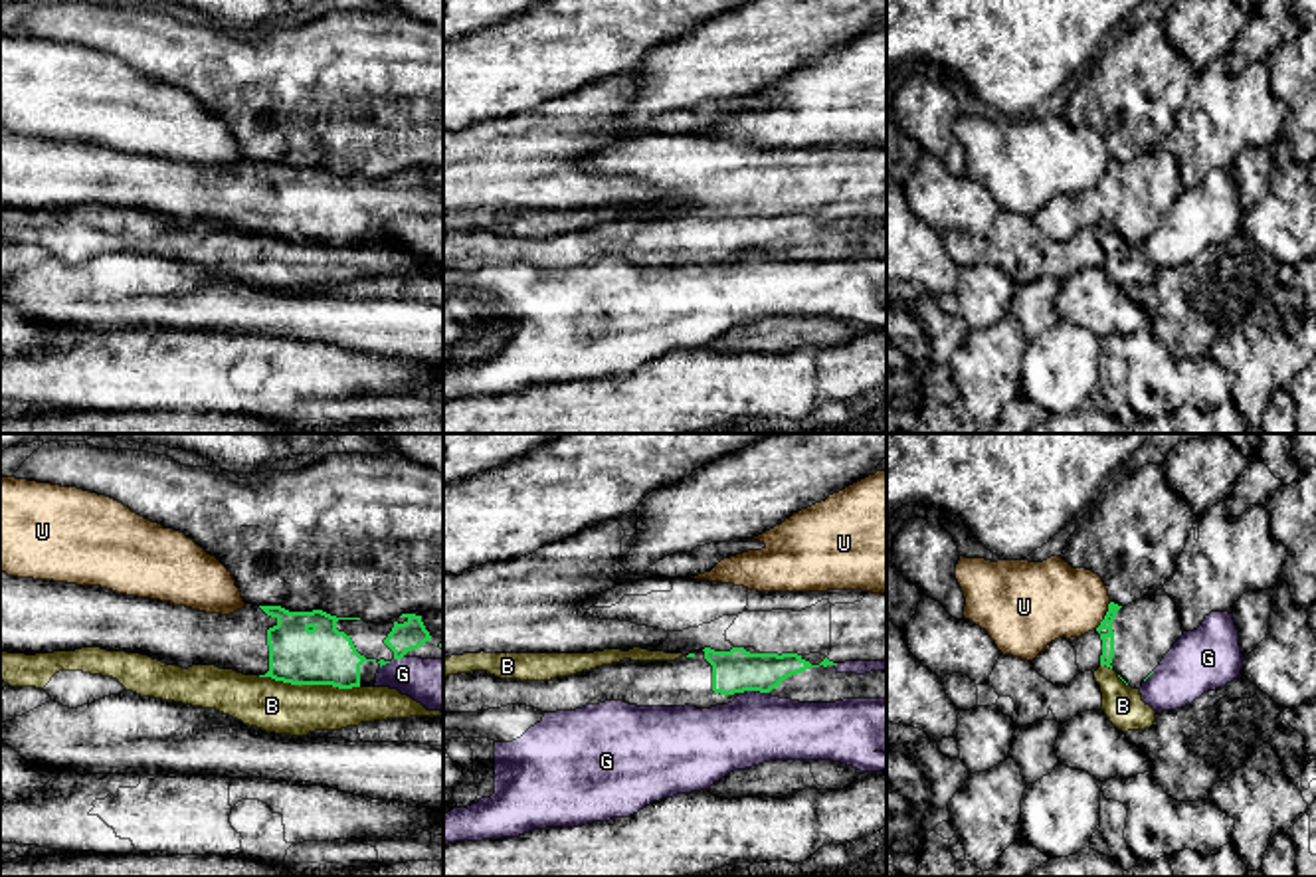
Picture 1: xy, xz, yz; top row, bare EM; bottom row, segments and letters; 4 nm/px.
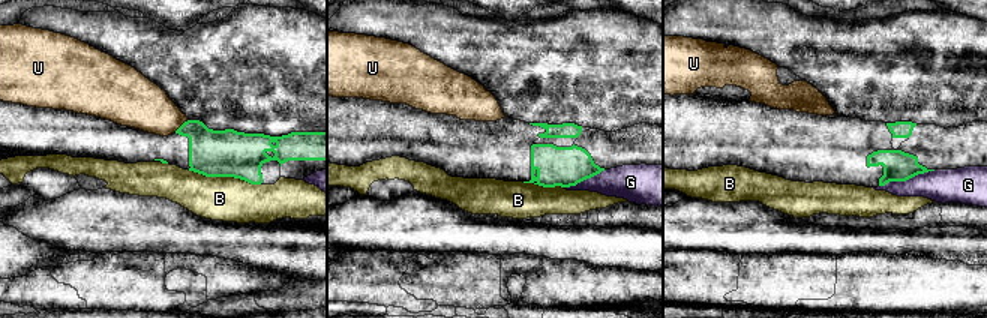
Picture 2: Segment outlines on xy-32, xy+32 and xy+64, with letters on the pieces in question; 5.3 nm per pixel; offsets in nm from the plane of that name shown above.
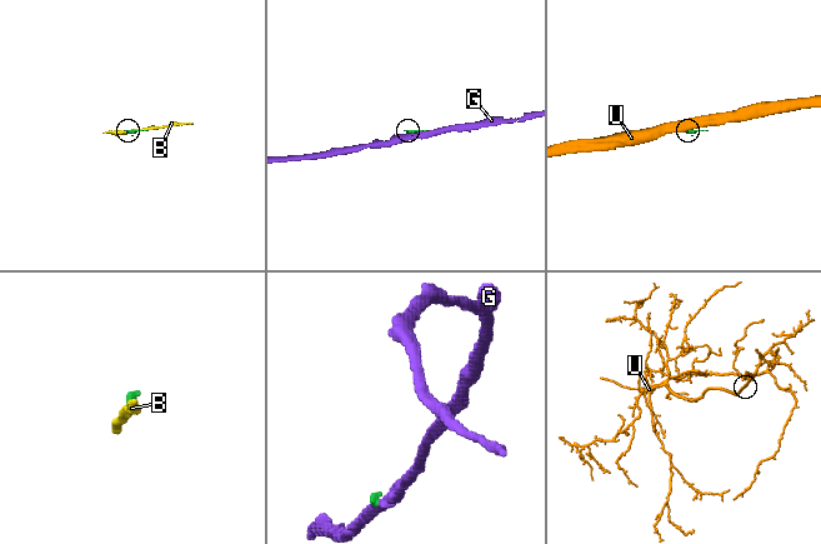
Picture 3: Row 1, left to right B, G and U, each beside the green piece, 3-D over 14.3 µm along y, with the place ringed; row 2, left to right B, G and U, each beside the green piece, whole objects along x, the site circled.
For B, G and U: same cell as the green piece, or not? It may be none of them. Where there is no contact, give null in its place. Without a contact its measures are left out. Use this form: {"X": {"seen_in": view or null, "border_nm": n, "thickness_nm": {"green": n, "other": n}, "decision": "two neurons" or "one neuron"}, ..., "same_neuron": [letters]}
{"B": {"seen_in": "xy", "border_nm": 420, "thickness_nm": {"green": 240, "other": 220}, "decision": "two neurons"}, "G": {"seen_in": "xz", "border_nm": 130, "thickness_nm": {"green": 180, "other": 280}, "decision": "two neurons"}, "U": {"seen_in": "yz", "border_nm": 130, "thickness_nm": {"green": 50, "other": 320}, "decision": "two neurons"}, "same_neuron": []}

